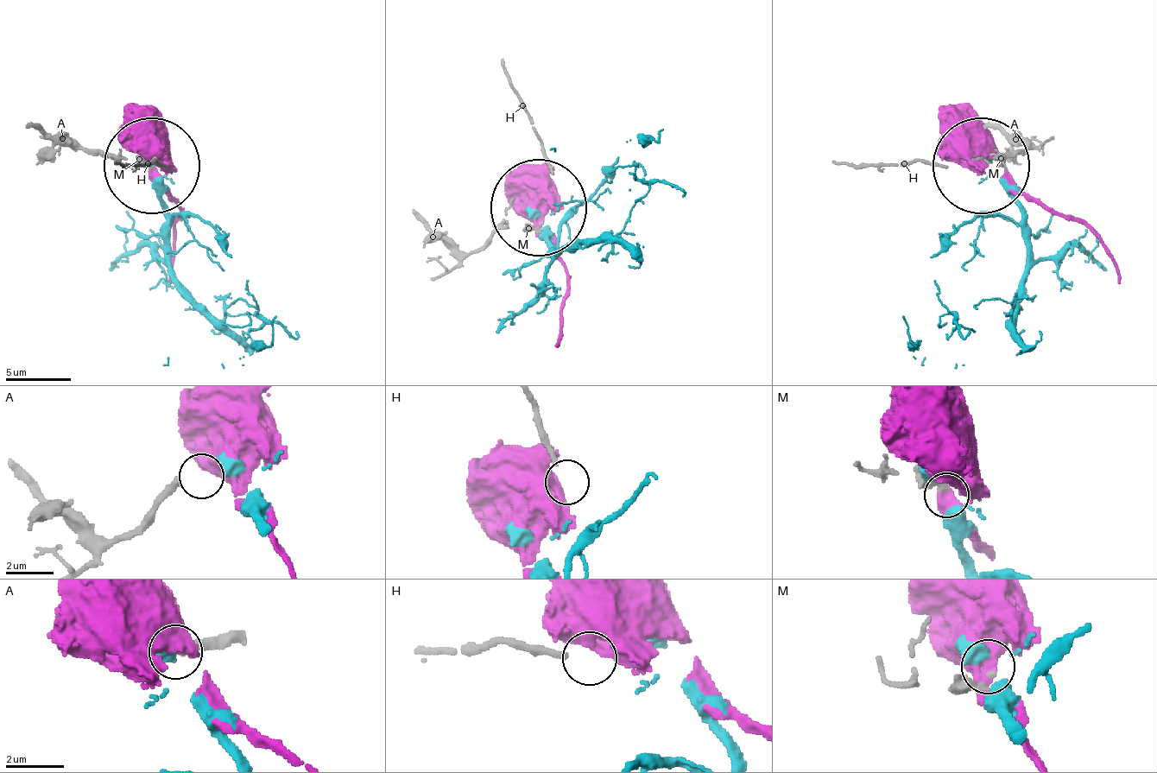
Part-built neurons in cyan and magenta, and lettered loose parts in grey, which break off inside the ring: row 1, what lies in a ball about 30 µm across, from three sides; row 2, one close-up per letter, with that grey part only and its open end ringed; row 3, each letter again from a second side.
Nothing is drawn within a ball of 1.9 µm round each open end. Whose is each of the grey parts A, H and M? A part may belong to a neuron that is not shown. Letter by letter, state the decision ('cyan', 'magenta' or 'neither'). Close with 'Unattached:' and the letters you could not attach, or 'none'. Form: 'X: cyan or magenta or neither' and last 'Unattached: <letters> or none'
A: cyan
H: neither
M: neither
Unattached: H, M

